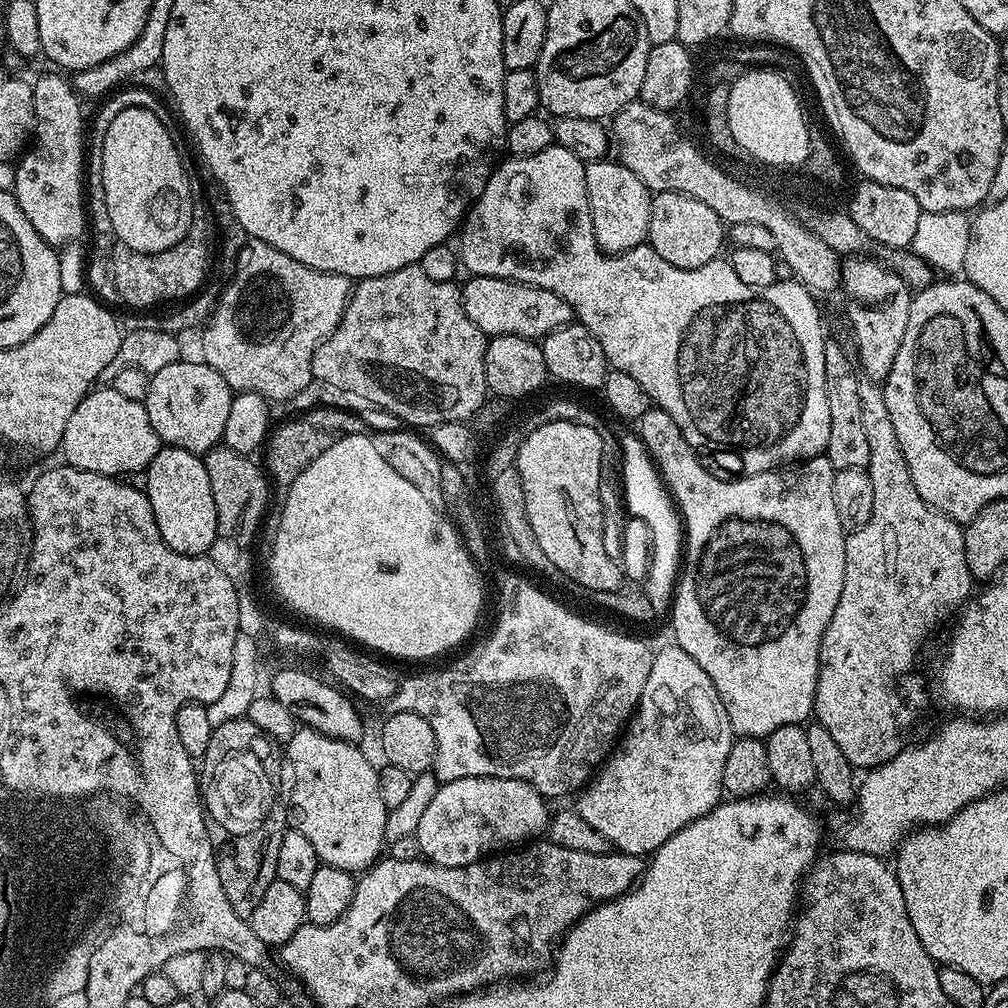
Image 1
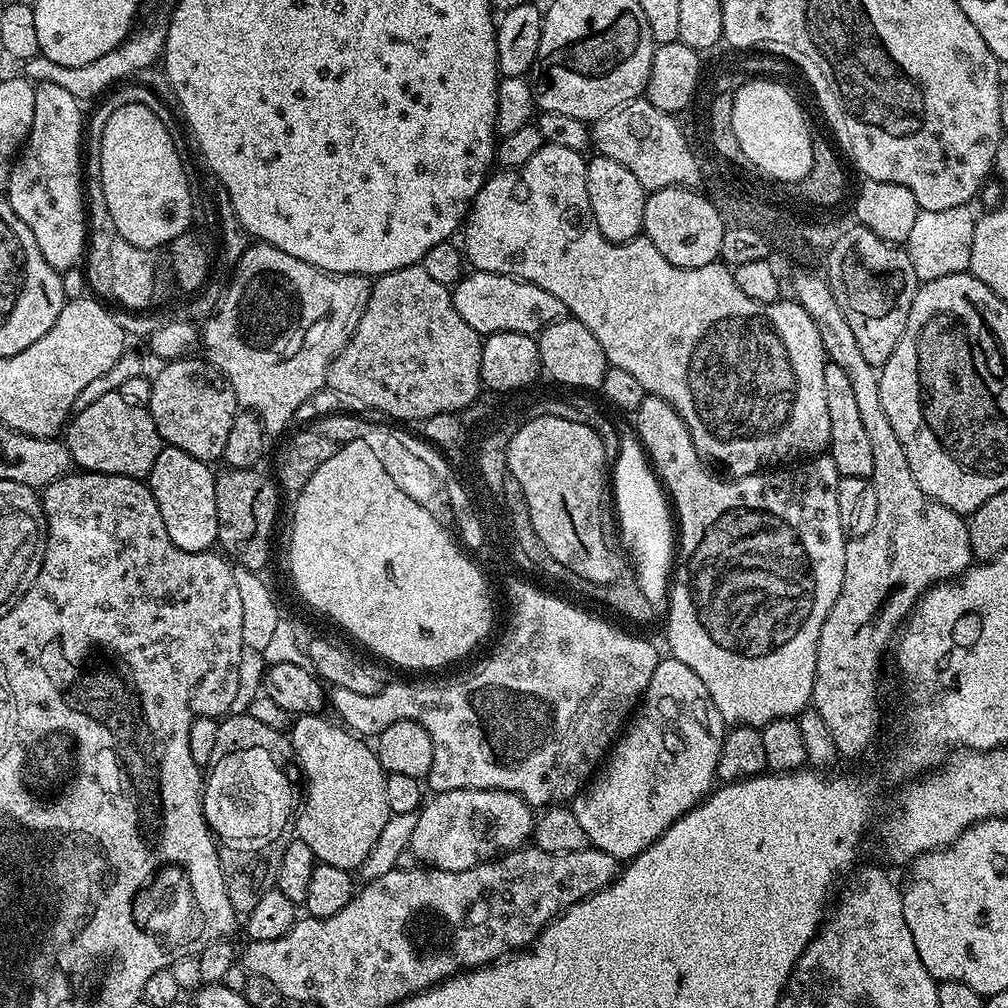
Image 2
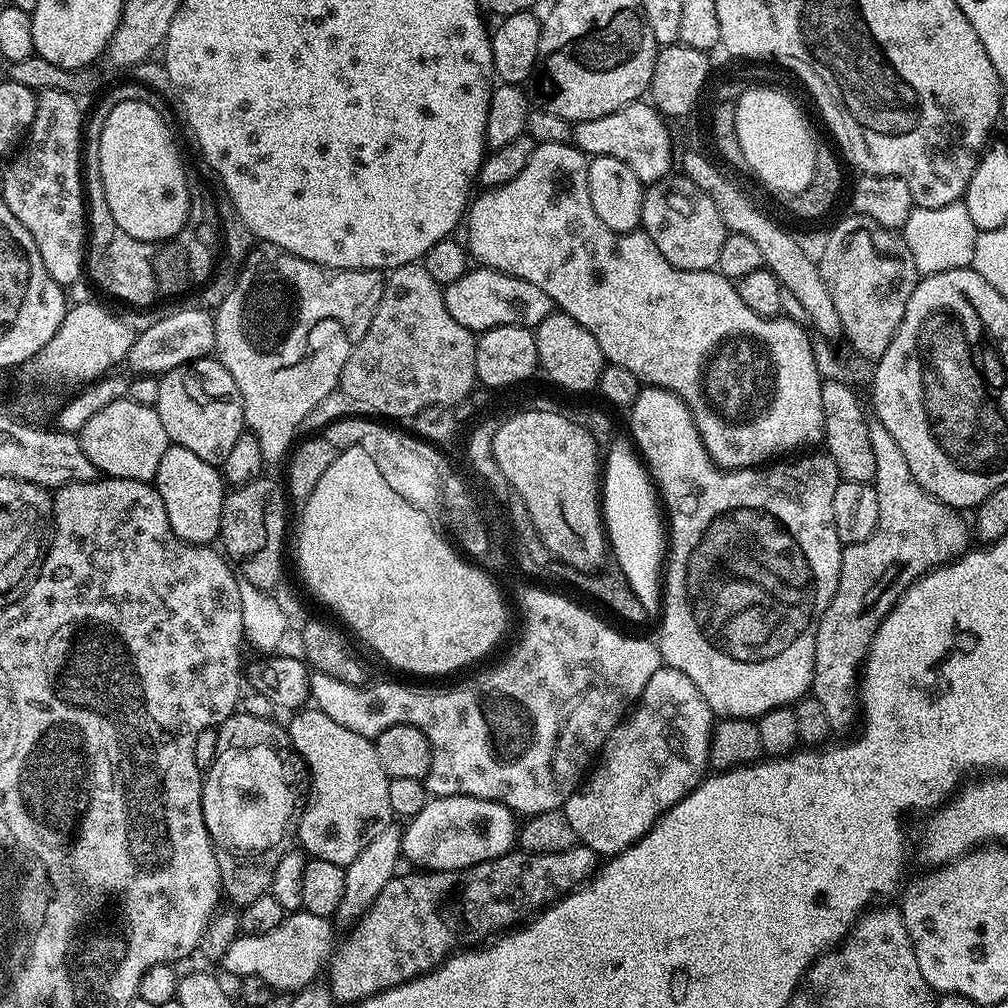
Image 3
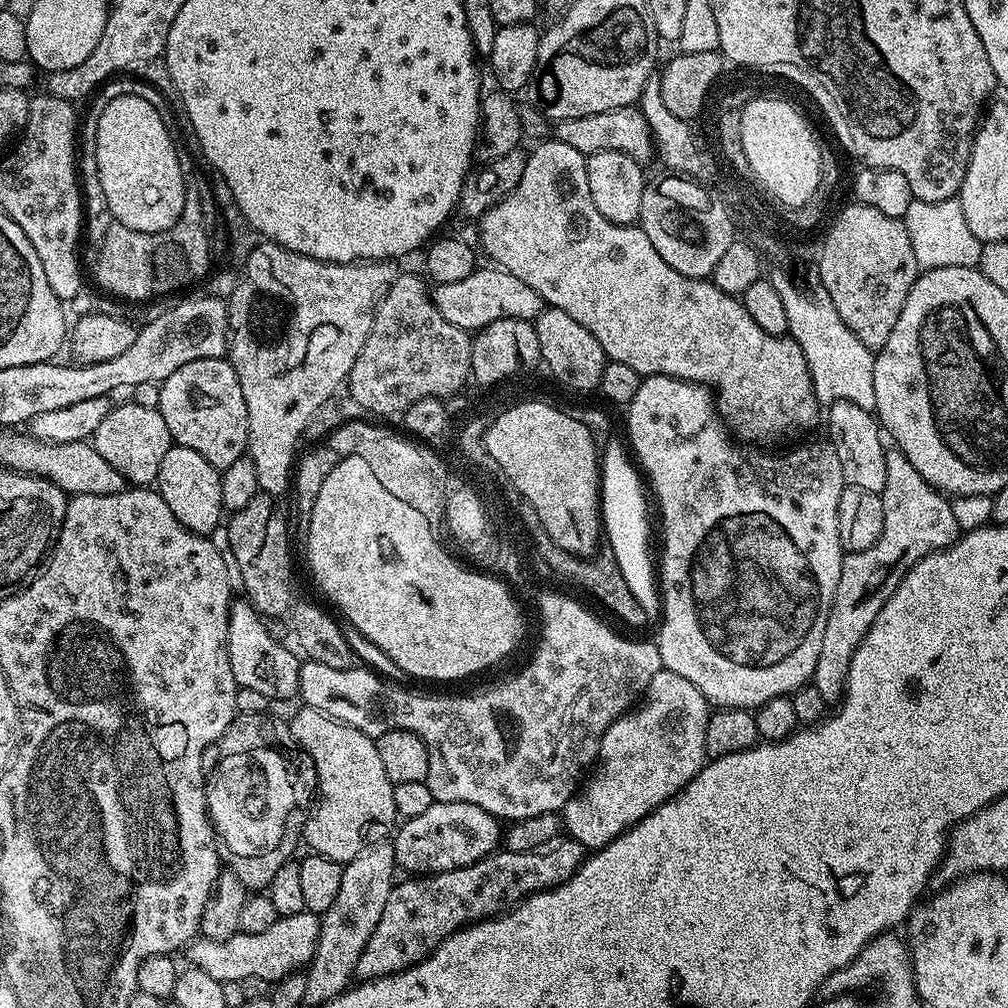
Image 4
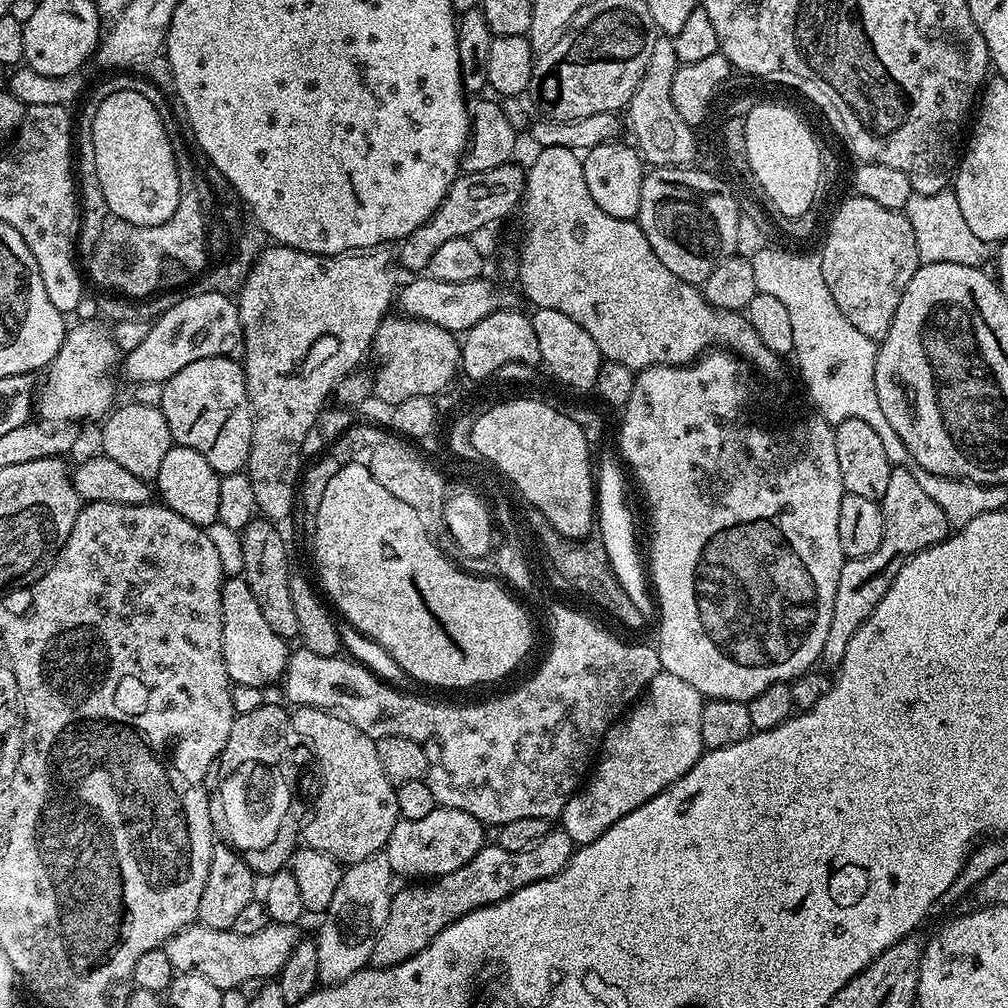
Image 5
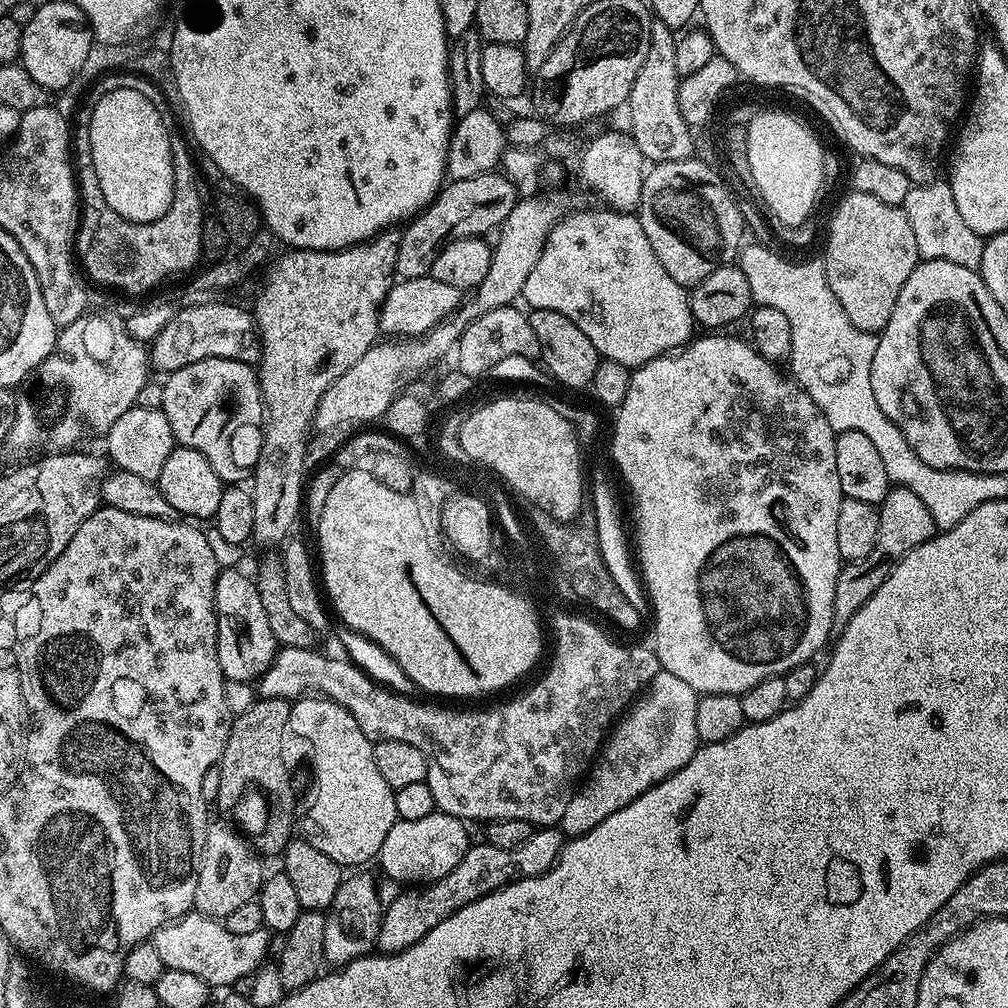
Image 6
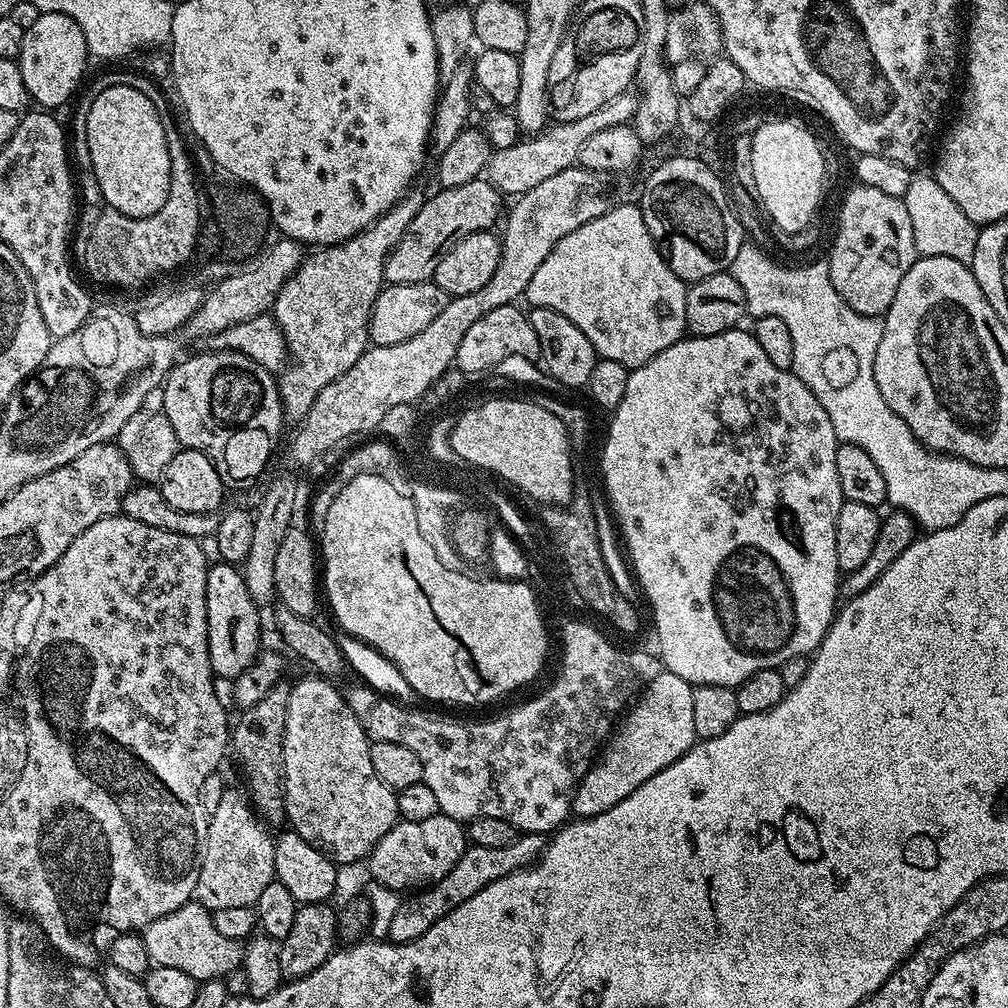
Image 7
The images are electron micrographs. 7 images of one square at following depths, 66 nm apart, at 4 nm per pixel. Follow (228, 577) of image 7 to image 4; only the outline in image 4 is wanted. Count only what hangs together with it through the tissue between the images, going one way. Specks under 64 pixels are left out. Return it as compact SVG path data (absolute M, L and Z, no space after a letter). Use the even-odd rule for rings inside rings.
M233 599L228 607L230 670L239 687L255 690L258 694L266 694L270 702L288 700L299 693L302 660L295 651L292 653L282 641L275 640L271 630L264 624L267 624L265 617L261 616L247 599Z

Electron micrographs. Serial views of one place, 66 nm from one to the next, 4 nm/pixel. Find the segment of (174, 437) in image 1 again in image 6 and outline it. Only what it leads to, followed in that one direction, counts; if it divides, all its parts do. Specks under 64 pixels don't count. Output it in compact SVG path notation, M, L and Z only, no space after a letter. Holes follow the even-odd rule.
M206 358L167 373L163 385L162 410L176 435L177 445L198 450L225 485L247 481L260 457L264 441L262 425L266 420L257 369L240 360Z

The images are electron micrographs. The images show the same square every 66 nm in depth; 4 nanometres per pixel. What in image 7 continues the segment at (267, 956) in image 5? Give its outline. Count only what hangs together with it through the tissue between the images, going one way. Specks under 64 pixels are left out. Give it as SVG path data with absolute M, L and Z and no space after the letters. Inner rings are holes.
M197 902L184 904L178 910L150 922L142 932L149 961L156 966L174 966L190 974L197 982L219 980L241 967L244 950L239 940L218 934L210 912Z

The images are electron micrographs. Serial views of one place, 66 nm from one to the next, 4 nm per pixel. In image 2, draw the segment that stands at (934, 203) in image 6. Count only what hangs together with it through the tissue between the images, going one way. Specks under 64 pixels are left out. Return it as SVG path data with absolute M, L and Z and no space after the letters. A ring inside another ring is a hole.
M954 206L950 210L920 211L906 242L906 251L914 266L917 280L923 282L934 278L946 278L946 274L969 271L970 252L977 221L977 217L972 216L970 209L968 206Z

